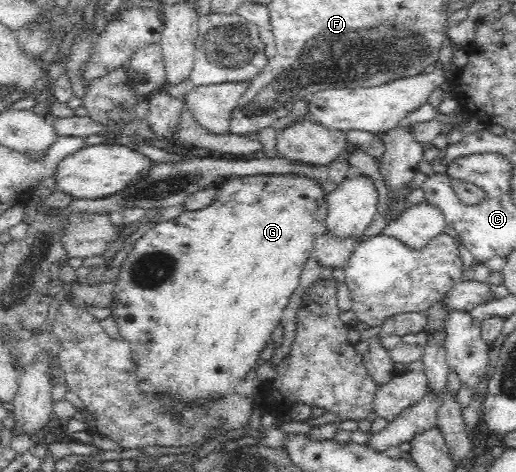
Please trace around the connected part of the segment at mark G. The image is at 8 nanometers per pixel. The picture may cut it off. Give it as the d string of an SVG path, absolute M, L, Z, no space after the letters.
M248 175L234 176L218 188L217 197L200 210L184 211L171 220L158 222L141 236L133 245L133 250L123 261L122 269L117 275L115 300L111 307L112 316L118 323L119 333L130 345L137 361L136 371L142 383L148 383L160 395L172 395L176 403L194 401L202 406L204 402L214 400L217 396L234 393L234 387L250 367L258 363L260 352L264 351L270 335L280 323L282 311L286 309L290 297L298 287L300 274L306 261L314 256L314 242L326 233L326 216L328 213L326 196L321 184L305 175Z

